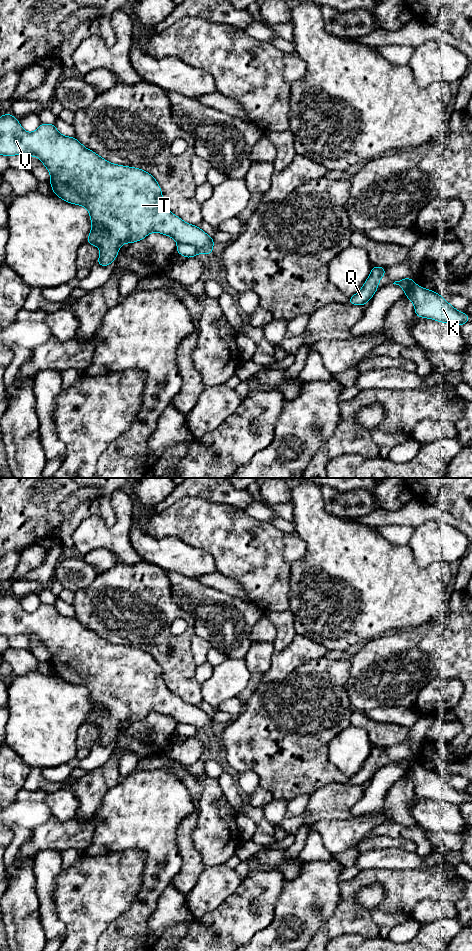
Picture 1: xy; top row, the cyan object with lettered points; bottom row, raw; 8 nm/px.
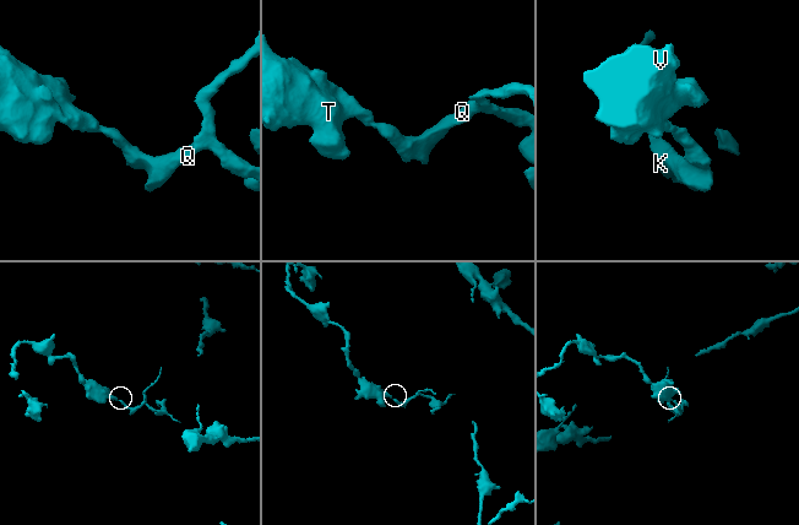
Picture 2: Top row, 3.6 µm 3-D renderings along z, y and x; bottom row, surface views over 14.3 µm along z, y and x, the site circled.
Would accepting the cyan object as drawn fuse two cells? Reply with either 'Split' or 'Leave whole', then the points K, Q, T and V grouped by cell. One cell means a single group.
Split. Groups: K Q / T V

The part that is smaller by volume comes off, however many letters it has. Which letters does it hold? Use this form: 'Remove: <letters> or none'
Remove: K, Q

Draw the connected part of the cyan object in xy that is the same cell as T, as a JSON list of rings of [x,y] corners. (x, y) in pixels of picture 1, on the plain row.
[[[10,593],[0,597],[0,634],[7,638],[12,635],[37,636],[50,652],[50,664],[56,676],[68,683],[81,685],[88,689],[92,701],[88,724],[100,728],[97,744],[106,747],[117,737],[123,723],[134,723],[144,719],[151,712],[162,713],[175,719],[178,724],[193,725],[198,733],[212,736],[214,720],[199,707],[188,704],[172,694],[164,683],[162,671],[155,658],[146,651],[135,647],[115,645],[85,628],[75,617],[61,615],[54,604],[41,603],[32,613],[23,610],[18,599]]]

